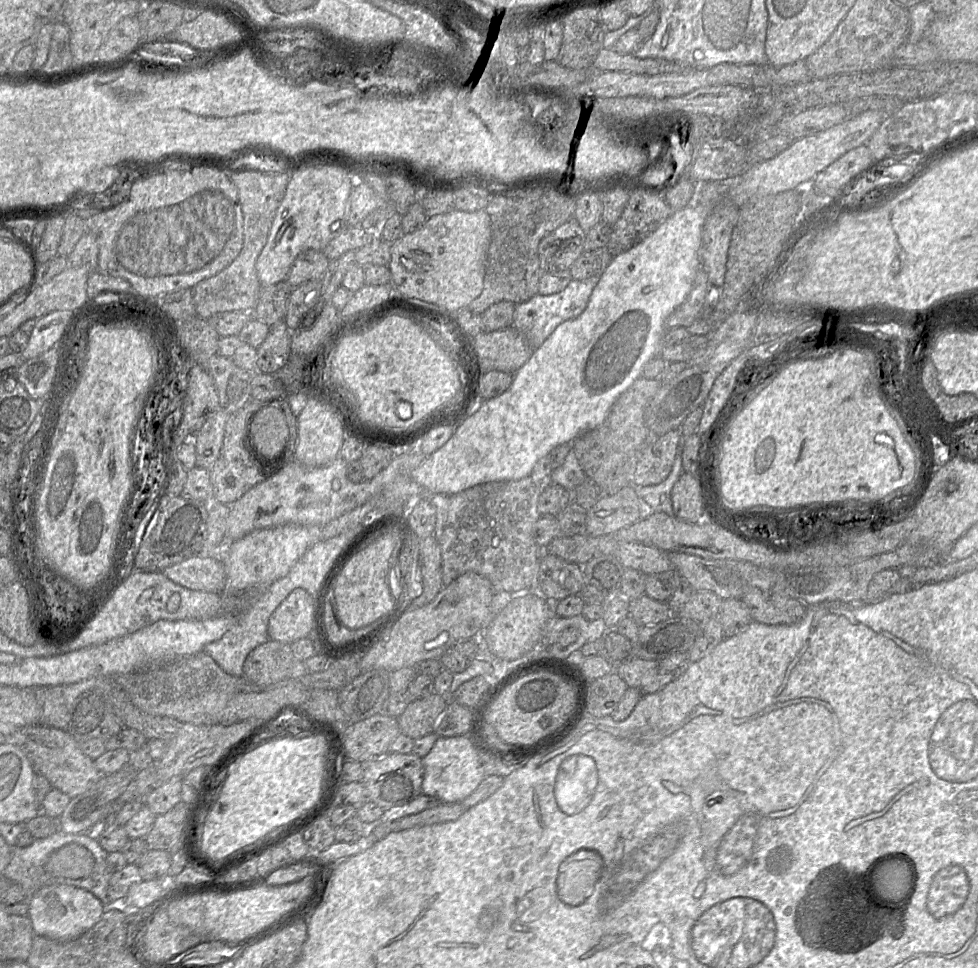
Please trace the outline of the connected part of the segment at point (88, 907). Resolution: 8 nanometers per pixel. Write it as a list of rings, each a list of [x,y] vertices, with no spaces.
[[[52,885],[39,889],[27,900],[28,917],[35,935],[54,941],[72,941],[90,930],[105,912],[104,904],[90,891],[72,885]]]

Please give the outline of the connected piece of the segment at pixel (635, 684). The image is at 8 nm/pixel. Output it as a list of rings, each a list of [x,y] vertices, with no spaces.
[[[635,657],[615,670],[628,687],[652,694],[674,680],[673,673],[661,672],[658,661]]]

